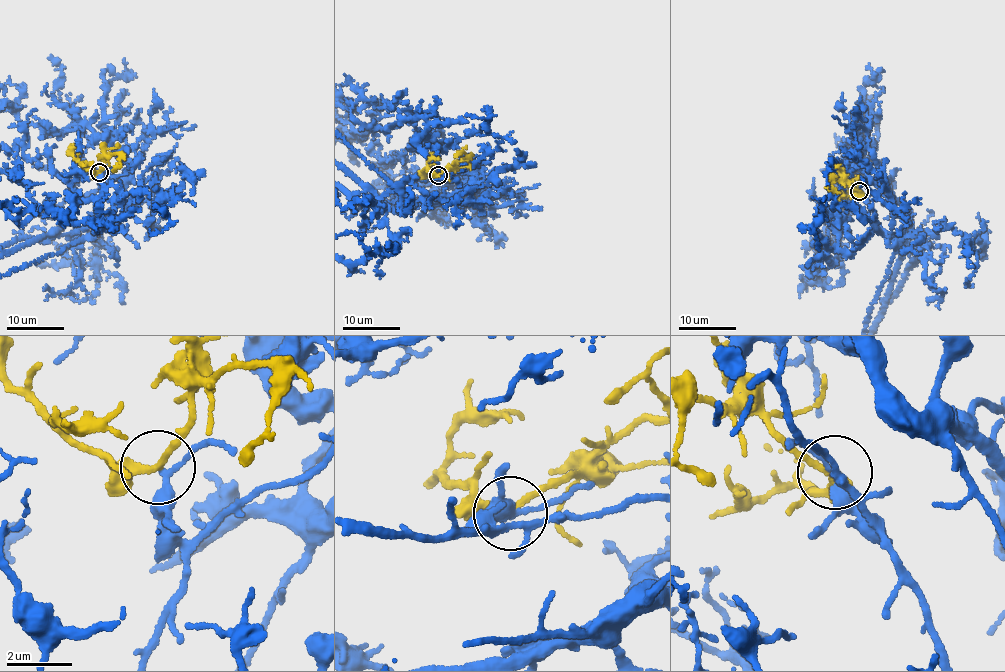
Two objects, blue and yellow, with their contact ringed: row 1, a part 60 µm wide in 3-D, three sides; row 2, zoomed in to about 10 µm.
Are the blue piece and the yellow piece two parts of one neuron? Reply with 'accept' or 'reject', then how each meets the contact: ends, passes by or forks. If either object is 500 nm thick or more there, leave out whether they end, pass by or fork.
accept; blue passes by; yellow passes by

